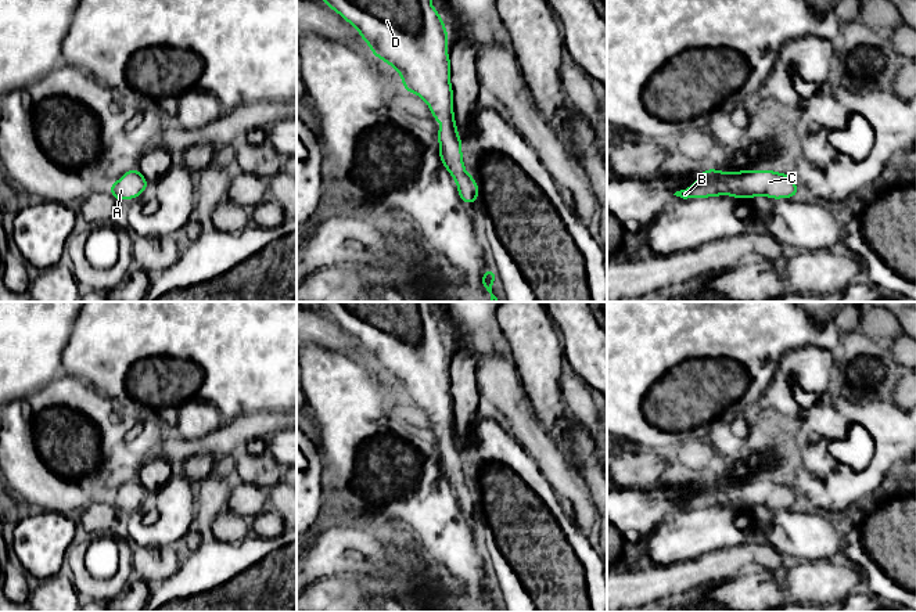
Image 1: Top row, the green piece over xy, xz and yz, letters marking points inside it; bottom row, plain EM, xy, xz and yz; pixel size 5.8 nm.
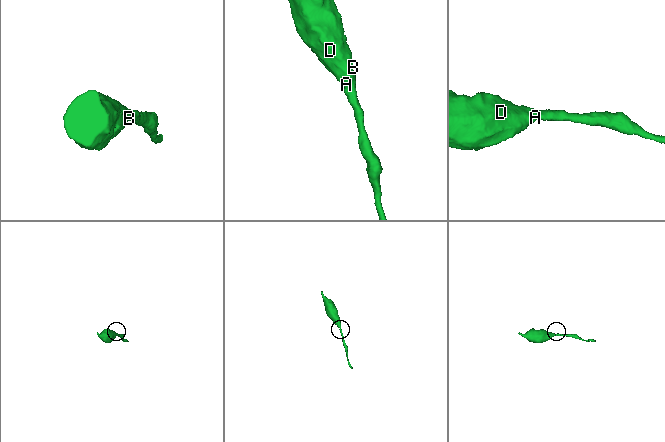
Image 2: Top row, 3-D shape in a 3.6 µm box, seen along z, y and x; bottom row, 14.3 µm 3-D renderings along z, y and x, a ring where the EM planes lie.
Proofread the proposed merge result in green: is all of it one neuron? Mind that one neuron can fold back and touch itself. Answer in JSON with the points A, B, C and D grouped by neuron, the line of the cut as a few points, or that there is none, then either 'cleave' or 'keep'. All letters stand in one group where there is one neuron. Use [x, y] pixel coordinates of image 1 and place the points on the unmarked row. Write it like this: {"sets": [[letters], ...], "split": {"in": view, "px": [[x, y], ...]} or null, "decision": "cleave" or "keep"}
{"sets": [["A", "B", "C", "D"]], "split": null, "decision": "keep"}

